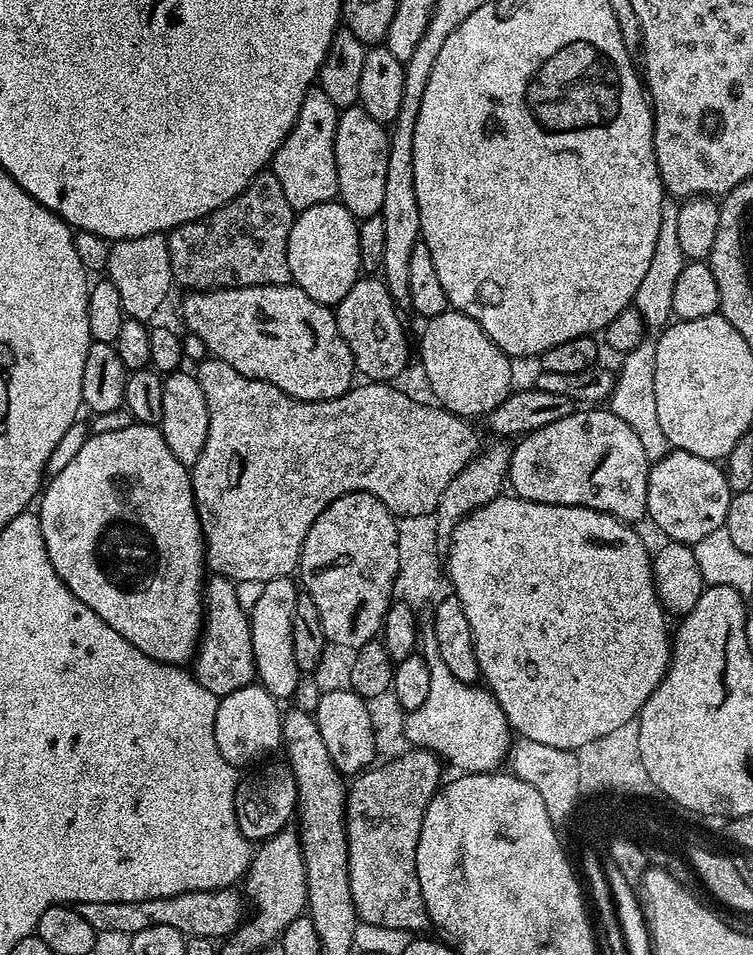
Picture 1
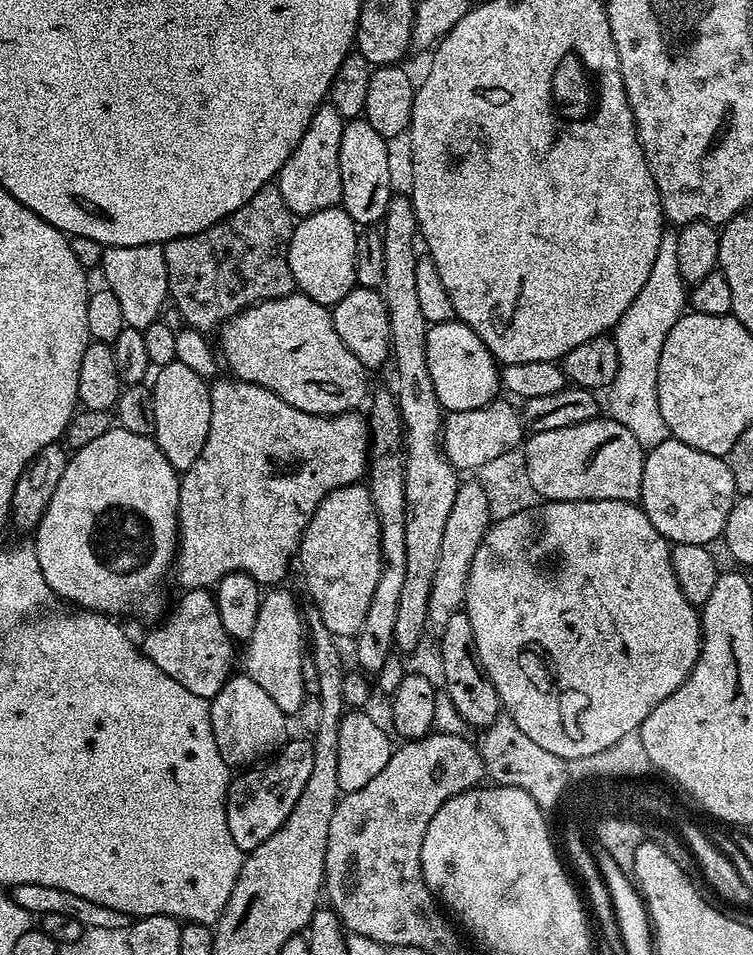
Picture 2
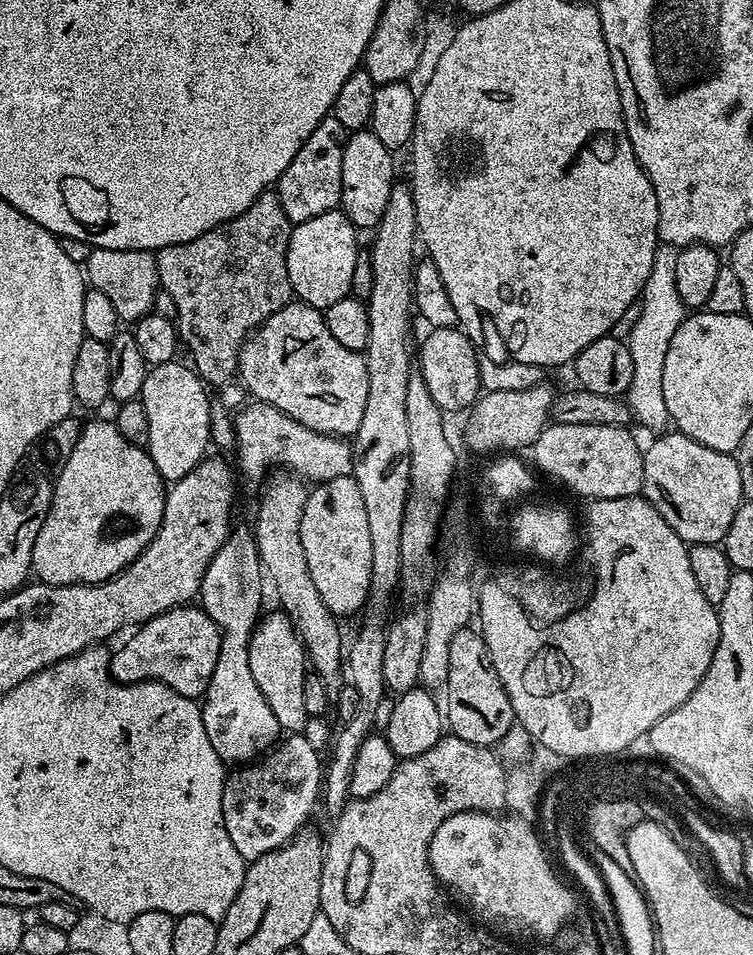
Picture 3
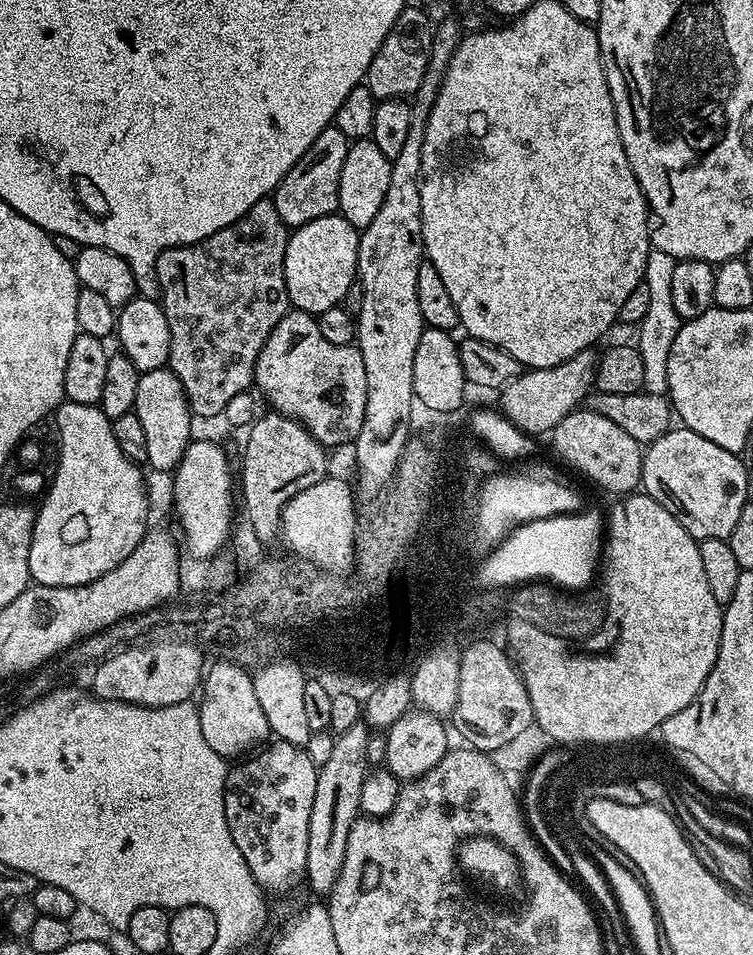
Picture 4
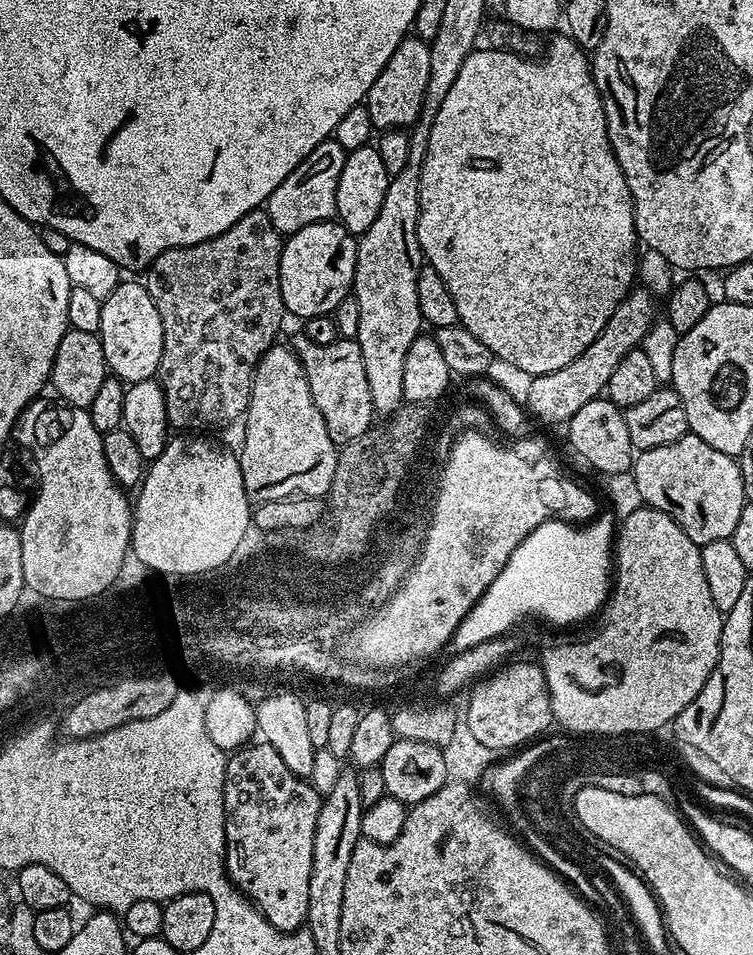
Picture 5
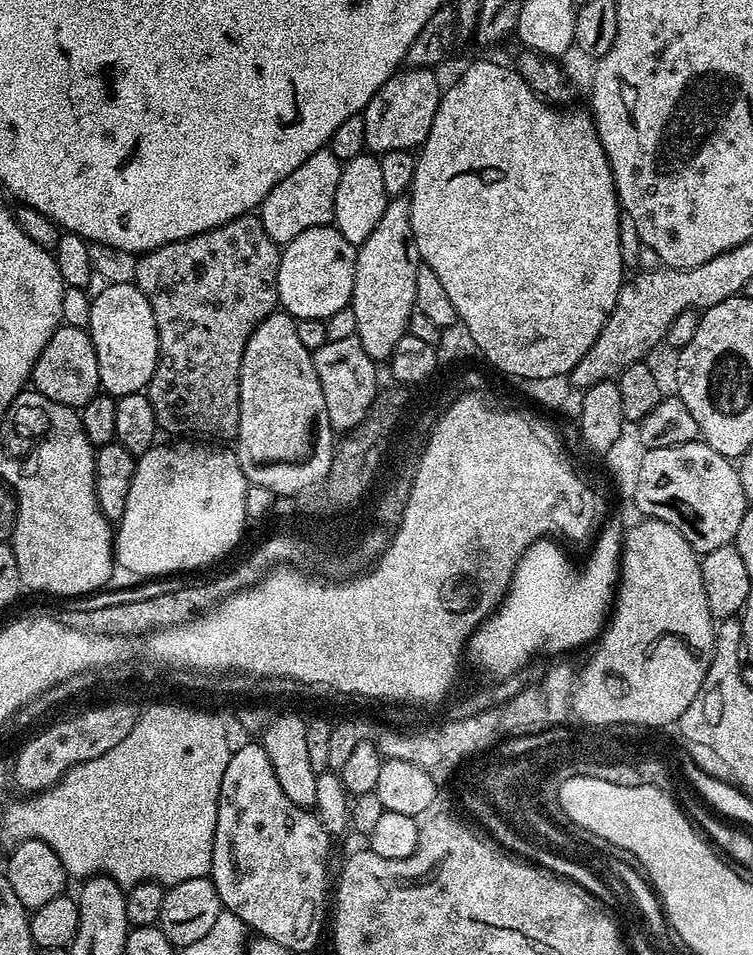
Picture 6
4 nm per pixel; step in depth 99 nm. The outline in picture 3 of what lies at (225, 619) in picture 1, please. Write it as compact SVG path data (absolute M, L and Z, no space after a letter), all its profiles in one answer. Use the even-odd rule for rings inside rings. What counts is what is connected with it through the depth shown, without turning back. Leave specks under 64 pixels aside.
M181 606L139 625L132 637L110 656L110 671L120 684L161 680L178 694L203 697L217 665L221 630L199 606Z

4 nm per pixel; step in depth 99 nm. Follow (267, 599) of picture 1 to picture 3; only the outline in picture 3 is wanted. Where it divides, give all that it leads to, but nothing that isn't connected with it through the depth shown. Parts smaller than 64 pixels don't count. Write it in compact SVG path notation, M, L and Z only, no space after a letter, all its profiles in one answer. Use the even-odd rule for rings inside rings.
M282 610L275 611L269 616L267 613L257 623L256 631L252 634L249 642L250 671L281 729L288 734L300 734L309 718L302 695L303 678L306 675L306 649L291 618Z

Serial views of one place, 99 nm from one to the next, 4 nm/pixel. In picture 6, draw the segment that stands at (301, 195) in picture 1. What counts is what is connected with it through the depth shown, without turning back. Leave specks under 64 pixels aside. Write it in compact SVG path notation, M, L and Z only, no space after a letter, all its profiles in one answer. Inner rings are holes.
M327 146L319 148L294 174L286 174L260 203L258 215L266 234L278 245L289 244L298 234L311 228L323 228L333 223L334 194L338 194L338 178L342 162Z

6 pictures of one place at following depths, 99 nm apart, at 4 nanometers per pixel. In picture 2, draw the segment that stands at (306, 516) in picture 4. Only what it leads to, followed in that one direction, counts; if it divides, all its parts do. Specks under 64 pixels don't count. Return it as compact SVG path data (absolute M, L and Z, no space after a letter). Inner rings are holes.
M363 483L347 484L322 498L300 540L298 564L299 560L300 568L304 571L304 584L308 587L308 596L316 603L313 604L314 611L322 618L326 630L330 630L337 638L355 637L362 630L362 622L366 622L370 598L374 598L374 589L378 586L380 573L378 514L374 510L372 495Z

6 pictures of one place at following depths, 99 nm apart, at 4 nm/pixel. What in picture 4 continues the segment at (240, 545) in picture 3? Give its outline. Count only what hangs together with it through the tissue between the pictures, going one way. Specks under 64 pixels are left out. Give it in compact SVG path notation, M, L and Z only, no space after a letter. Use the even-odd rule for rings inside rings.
M221 660L205 671L199 703L200 721L202 722L202 736L209 743L210 748L225 760L237 759L256 747L259 747L269 737L269 722L266 714L255 697L251 673L242 667Z

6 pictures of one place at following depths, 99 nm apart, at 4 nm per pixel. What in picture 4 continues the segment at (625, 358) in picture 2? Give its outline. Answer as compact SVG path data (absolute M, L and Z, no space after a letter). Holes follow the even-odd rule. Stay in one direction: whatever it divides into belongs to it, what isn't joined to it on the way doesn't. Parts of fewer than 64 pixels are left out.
M649 251L644 271L643 291L648 291L648 305L644 308L644 317L640 320L640 341L638 347L642 354L643 391L663 396L668 391L668 359L670 346L674 346L674 338L678 338L681 318L678 310L674 310L674 301L670 295L670 285L676 259L665 252Z

